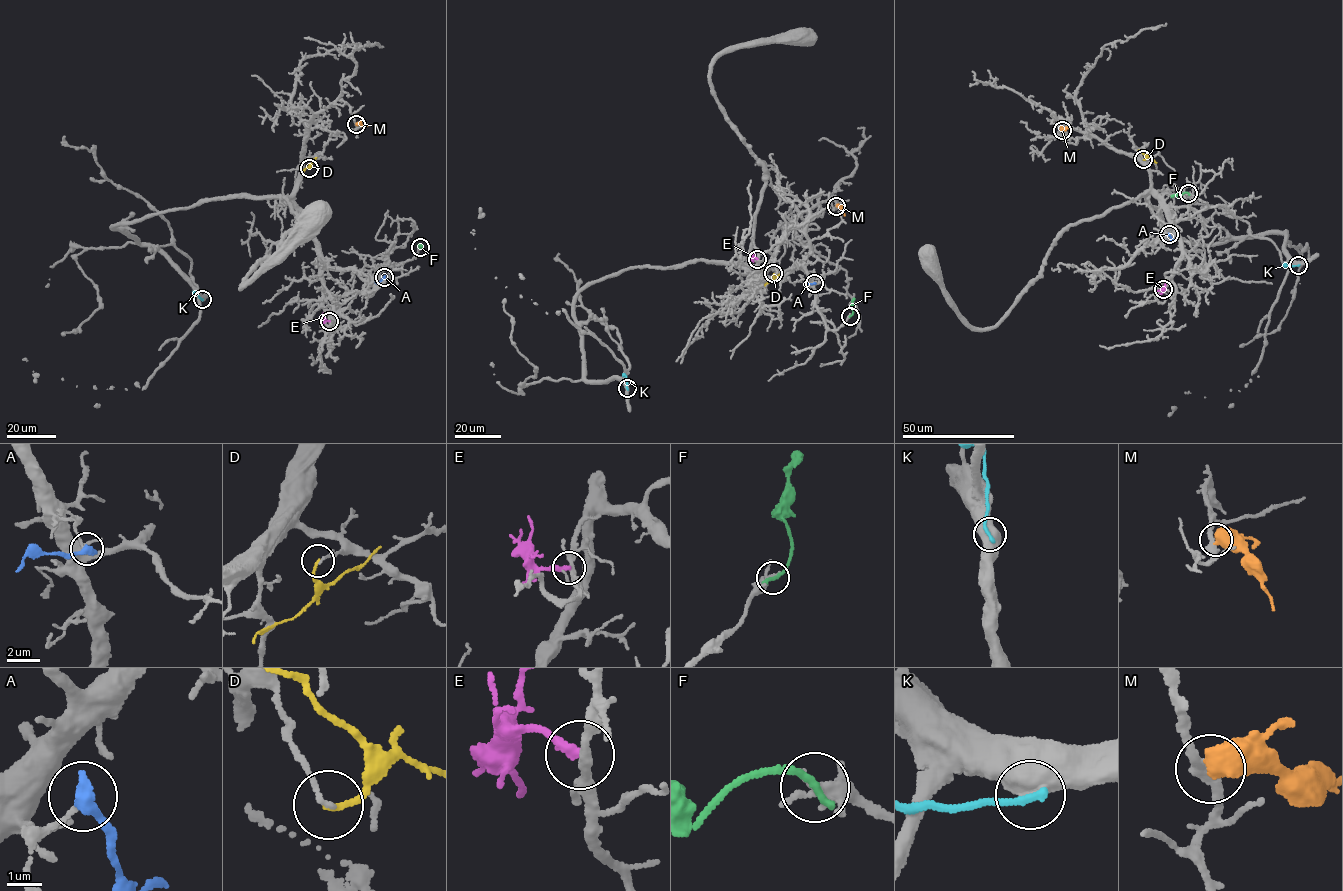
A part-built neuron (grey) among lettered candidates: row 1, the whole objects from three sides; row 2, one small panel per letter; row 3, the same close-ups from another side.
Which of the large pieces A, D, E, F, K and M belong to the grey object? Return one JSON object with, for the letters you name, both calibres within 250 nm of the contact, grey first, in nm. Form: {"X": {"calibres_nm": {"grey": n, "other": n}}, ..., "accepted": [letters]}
{"accepted": []}

